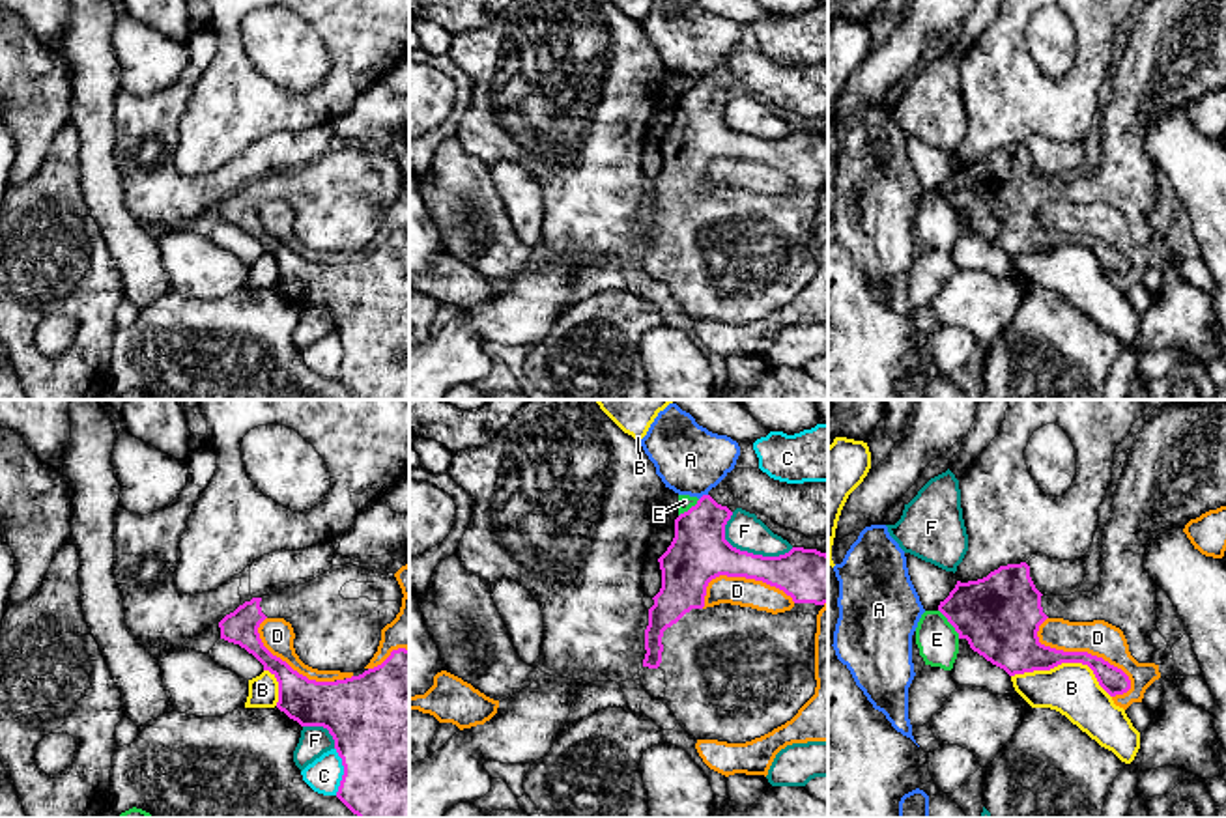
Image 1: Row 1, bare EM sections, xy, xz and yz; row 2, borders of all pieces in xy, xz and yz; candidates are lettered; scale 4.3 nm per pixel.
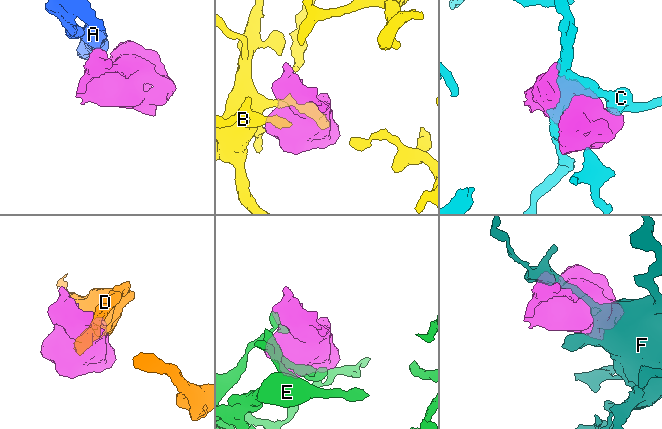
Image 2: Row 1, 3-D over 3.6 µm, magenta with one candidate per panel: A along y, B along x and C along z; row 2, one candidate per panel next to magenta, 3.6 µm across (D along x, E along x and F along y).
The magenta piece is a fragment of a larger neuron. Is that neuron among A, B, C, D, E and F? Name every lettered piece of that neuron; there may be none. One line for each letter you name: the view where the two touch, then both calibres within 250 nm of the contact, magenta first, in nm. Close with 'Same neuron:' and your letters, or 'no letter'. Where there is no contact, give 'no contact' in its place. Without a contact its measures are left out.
Same neuron: no letter

